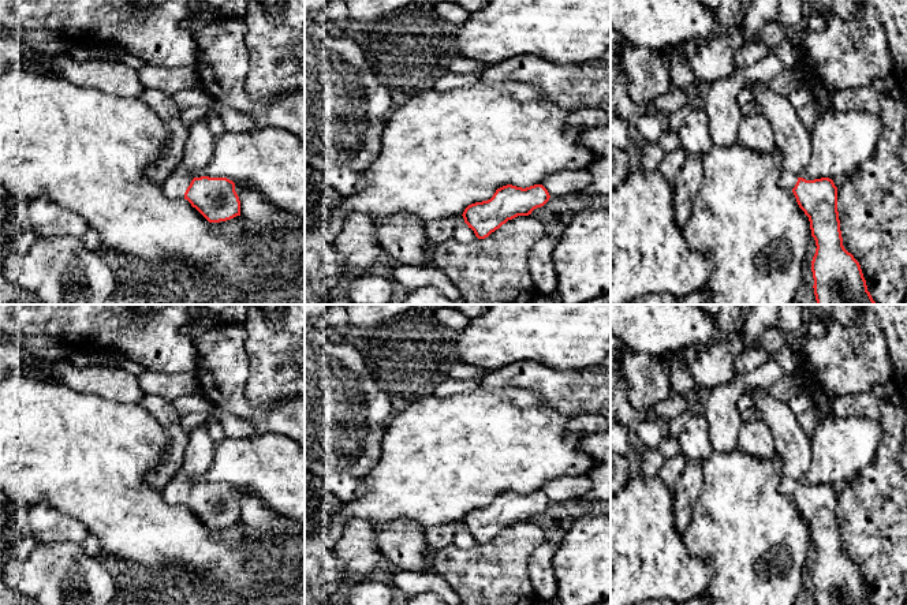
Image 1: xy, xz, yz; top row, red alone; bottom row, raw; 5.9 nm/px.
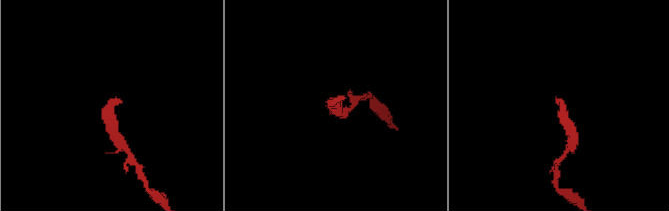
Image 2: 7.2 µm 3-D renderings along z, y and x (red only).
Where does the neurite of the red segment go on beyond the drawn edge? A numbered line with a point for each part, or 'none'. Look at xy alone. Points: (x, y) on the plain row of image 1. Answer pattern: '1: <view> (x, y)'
1: xy (198, 456)

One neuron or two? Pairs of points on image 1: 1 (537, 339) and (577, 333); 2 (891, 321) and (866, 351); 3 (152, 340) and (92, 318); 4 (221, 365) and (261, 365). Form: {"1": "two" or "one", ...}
{"1": "one", "2": "two", "3": "one", "4": "two"}

